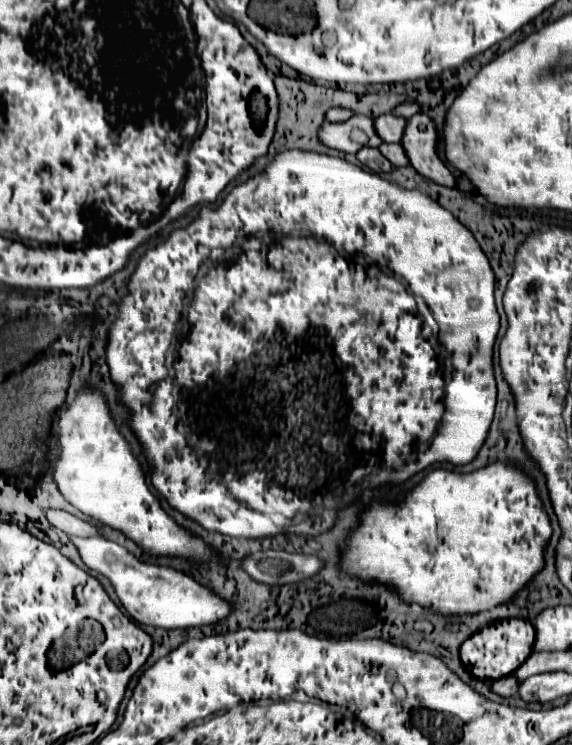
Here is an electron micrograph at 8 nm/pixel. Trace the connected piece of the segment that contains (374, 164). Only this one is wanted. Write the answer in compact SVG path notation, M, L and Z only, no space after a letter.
M366 146L366 148L362 148L356 156L358 156L358 160L360 160L362 164L366 164L366 166L368 166L370 170L374 170L374 172L390 172L390 170L392 170L392 164L380 154L378 148Z

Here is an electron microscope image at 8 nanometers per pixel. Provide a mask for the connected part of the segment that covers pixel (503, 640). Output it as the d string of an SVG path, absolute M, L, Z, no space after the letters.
M510 618L498 620L476 634L472 634L460 648L460 660L470 670L472 676L480 680L498 680L502 676L512 674L534 650L534 626L526 618Z

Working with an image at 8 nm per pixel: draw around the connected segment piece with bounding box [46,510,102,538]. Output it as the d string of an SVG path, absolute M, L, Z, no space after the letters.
M48 510L46 516L48 516L52 526L56 526L58 530L62 530L68 536L80 536L80 538L84 538L84 536L102 536L100 528L96 528L88 520L82 520L74 514L68 514L68 512L62 512L62 510Z

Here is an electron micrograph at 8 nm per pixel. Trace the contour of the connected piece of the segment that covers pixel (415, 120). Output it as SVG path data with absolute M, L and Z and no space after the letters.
M426 114L408 118L408 130L404 132L404 150L408 152L410 164L426 178L436 184L454 188L456 176L450 172L446 162L438 156L438 132L436 124Z

